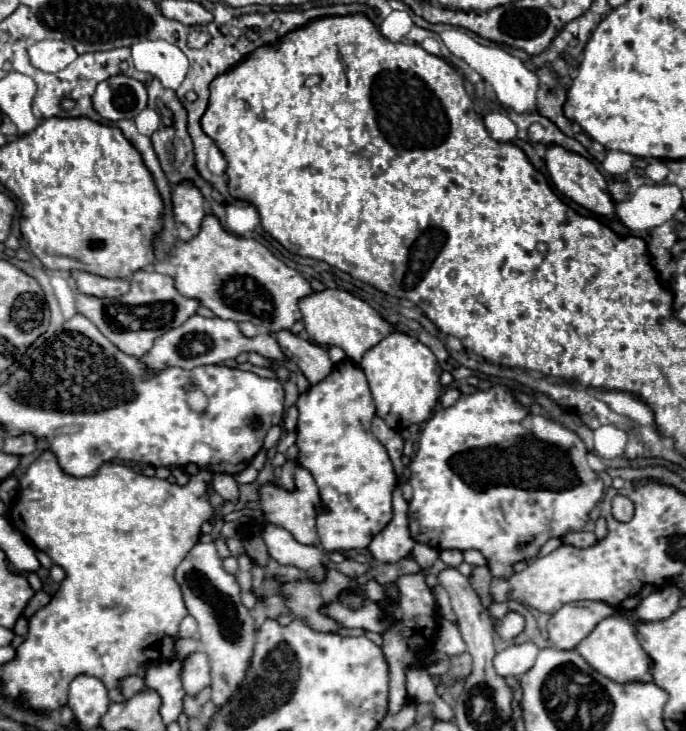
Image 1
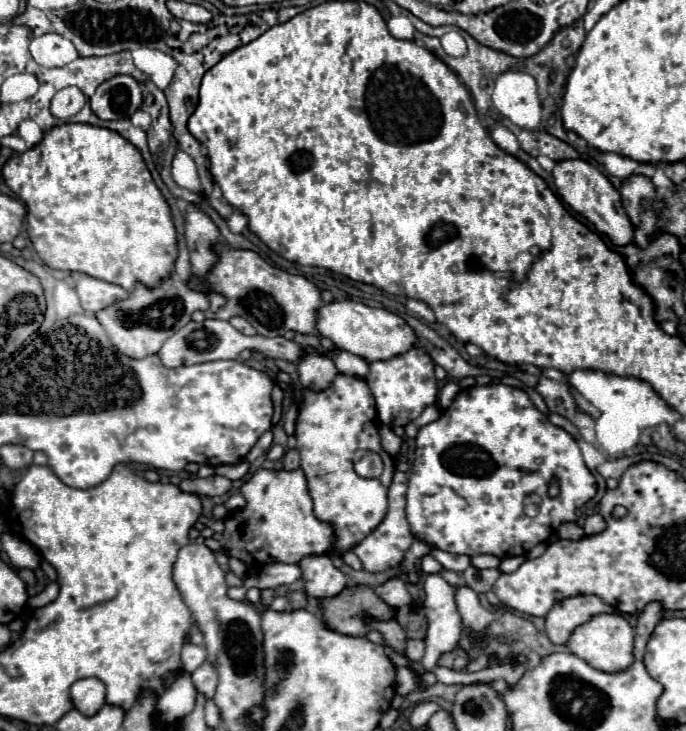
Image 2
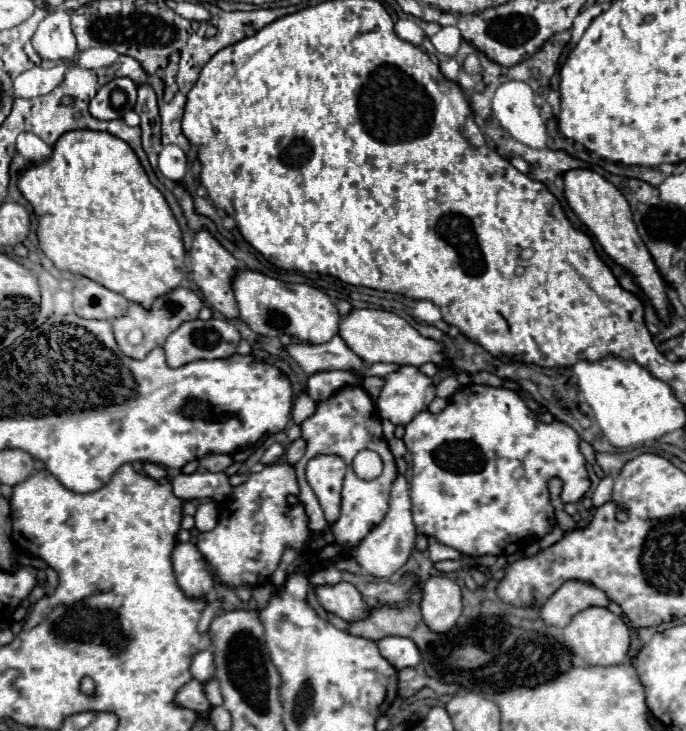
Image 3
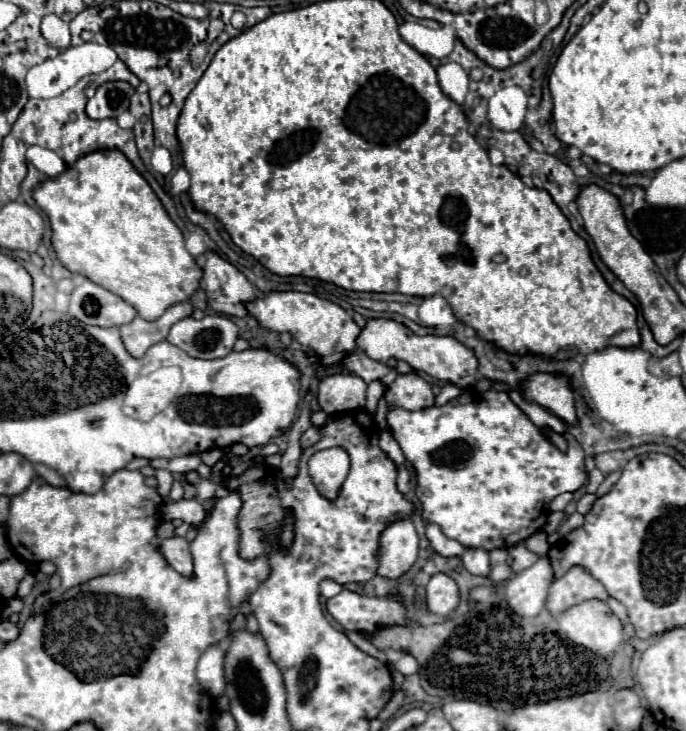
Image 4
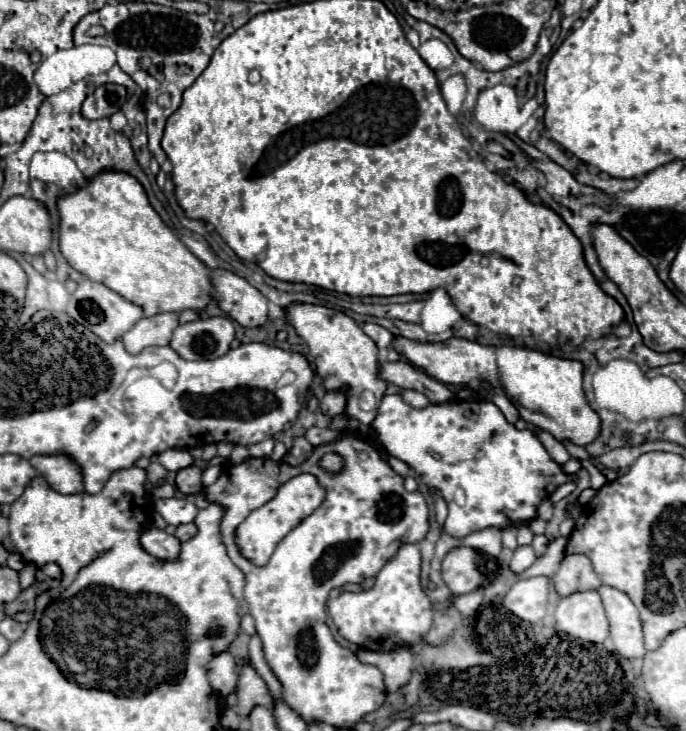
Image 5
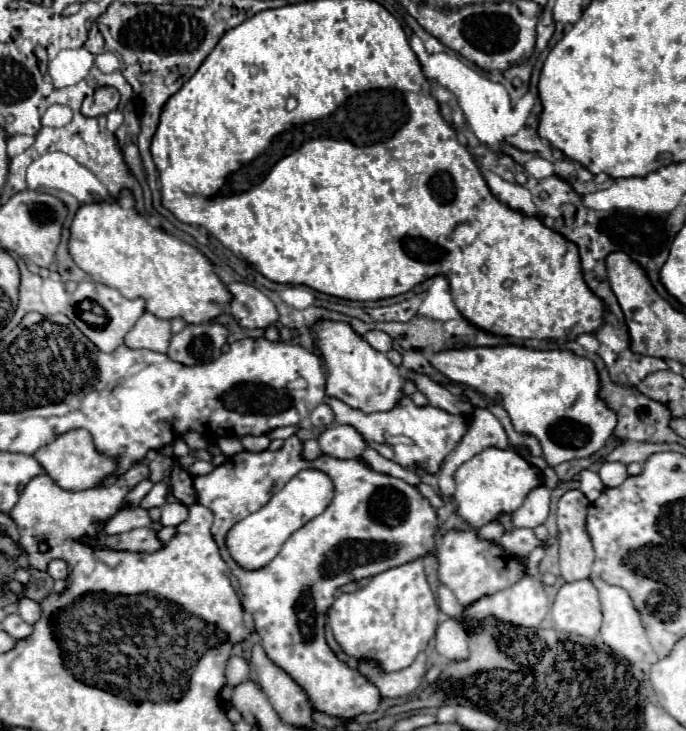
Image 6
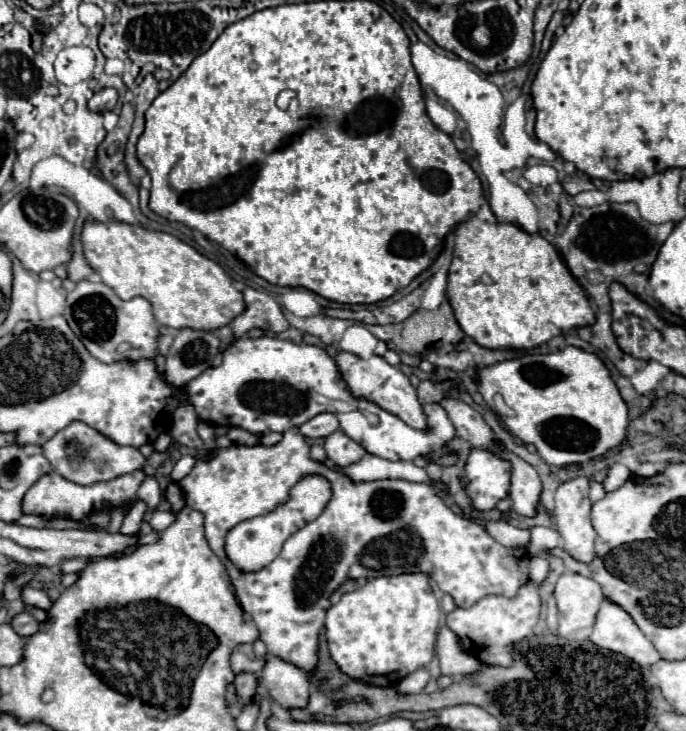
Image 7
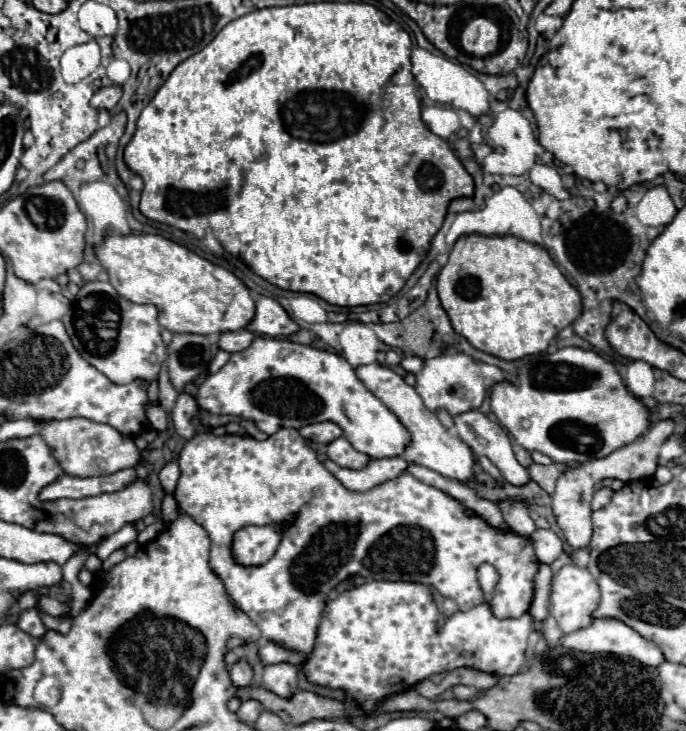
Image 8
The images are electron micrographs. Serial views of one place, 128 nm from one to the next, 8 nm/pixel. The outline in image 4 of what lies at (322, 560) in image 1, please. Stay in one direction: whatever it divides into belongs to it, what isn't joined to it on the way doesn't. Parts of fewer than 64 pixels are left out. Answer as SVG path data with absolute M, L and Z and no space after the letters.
M342 590L334 598L328 598L326 610L336 618L344 630L374 632L380 626L408 624L406 610L392 598L368 598L350 590Z

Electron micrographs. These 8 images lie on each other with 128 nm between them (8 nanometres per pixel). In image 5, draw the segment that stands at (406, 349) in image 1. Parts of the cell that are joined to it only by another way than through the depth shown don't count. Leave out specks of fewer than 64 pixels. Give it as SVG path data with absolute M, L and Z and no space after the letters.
M402 390L400 398L404 398L404 402L408 402L408 406L412 406L412 408L424 408L430 404L428 398L416 390Z

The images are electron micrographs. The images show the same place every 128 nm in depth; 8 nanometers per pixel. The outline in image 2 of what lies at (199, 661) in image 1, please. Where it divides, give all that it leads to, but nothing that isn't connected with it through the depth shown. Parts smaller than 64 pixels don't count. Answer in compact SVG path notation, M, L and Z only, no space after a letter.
M204 662L200 668L196 668L192 674L190 674L194 686L198 692L202 692L206 698L212 698L214 692L216 692L216 686L218 686L218 678L216 678L216 670L212 670L212 664L210 662Z

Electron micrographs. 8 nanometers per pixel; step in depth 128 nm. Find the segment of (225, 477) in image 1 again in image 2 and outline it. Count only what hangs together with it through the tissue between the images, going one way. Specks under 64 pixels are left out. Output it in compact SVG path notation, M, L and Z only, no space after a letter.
M210 476L210 478L196 478L196 480L182 480L180 488L184 492L206 494L206 496L220 496L232 488L232 482L224 476Z

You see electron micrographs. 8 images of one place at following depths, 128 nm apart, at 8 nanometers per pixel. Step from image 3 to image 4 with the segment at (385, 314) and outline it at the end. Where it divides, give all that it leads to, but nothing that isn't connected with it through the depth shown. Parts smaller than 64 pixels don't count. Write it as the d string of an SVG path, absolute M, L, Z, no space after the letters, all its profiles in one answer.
M368 318L366 326L360 328L360 334L356 338L356 348L362 350L368 358L376 362L386 362L390 358L408 362L414 370L426 372L428 376L436 380L450 382L458 388L466 388L474 384L478 360L470 348L460 344L456 338L450 336L418 336L412 330L408 330L404 324L394 322L390 318Z

